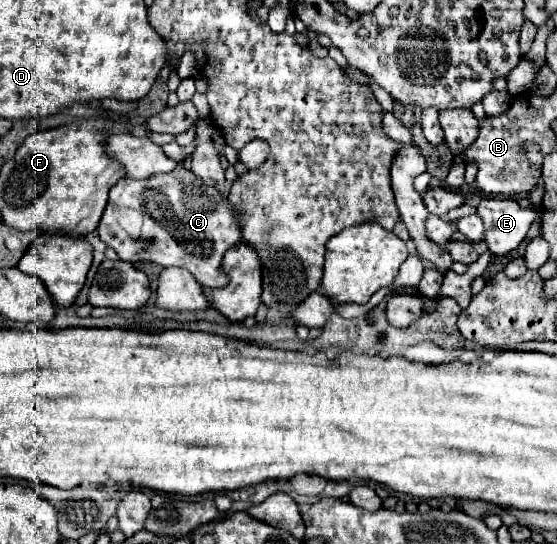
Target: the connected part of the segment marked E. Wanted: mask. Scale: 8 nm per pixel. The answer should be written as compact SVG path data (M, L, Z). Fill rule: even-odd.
M483 198L477 214L485 220L485 242L495 256L509 254L527 236L531 224L537 220L537 206L521 208L509 198Z

